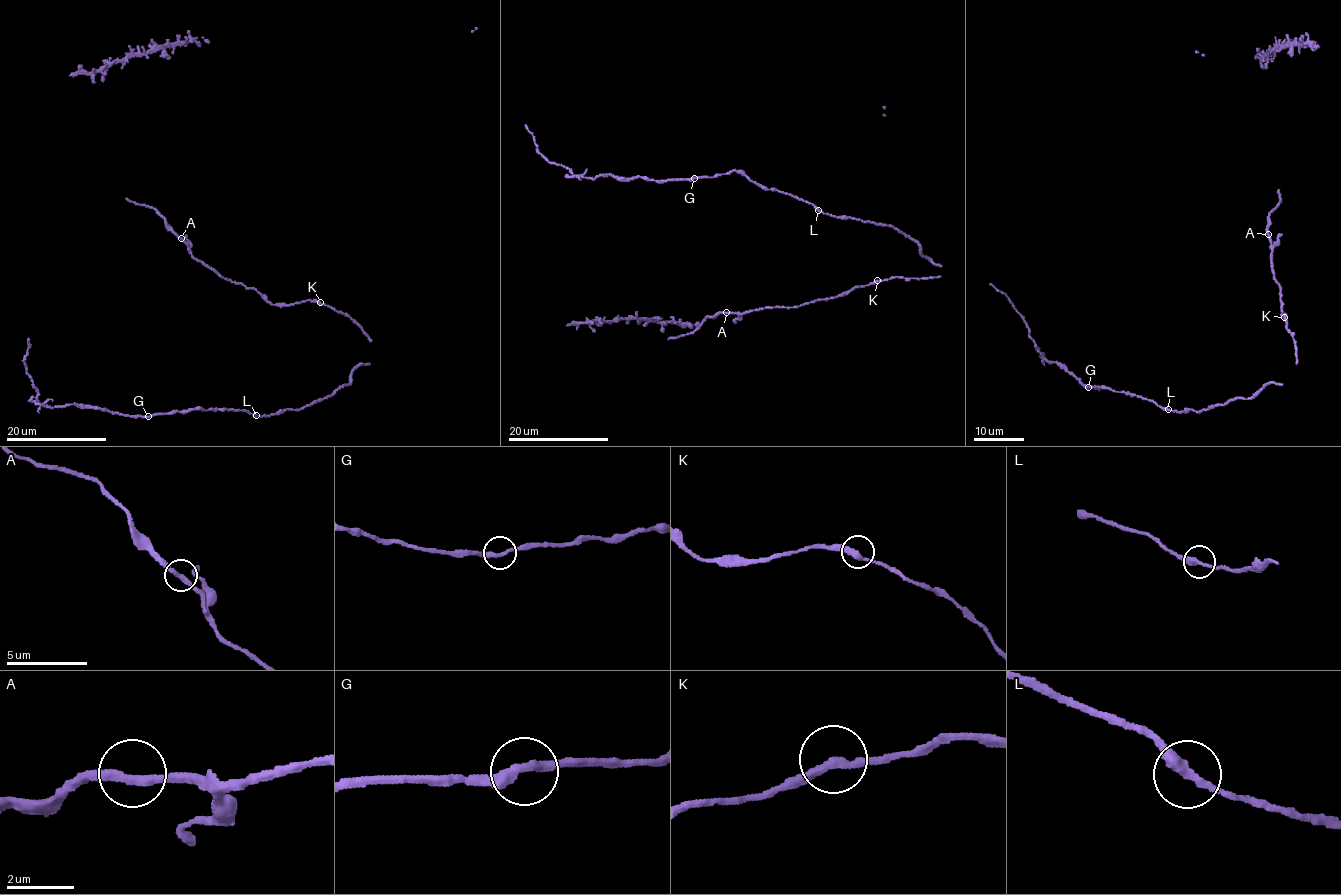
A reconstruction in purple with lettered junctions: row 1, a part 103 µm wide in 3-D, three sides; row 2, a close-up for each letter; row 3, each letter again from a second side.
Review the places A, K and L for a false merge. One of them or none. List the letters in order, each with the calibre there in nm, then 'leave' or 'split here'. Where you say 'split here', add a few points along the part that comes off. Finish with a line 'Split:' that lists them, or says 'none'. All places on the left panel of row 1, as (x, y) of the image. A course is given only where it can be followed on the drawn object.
A: 280 nm thick; leave
K: 280 nm thick; leave
L: 320 nm thick; split here; foreign part runs (256, 415), (235, 410), (193, 410), (130, 417), (74, 404), (42, 405), (23, 359), (29, 338)
Split: L

